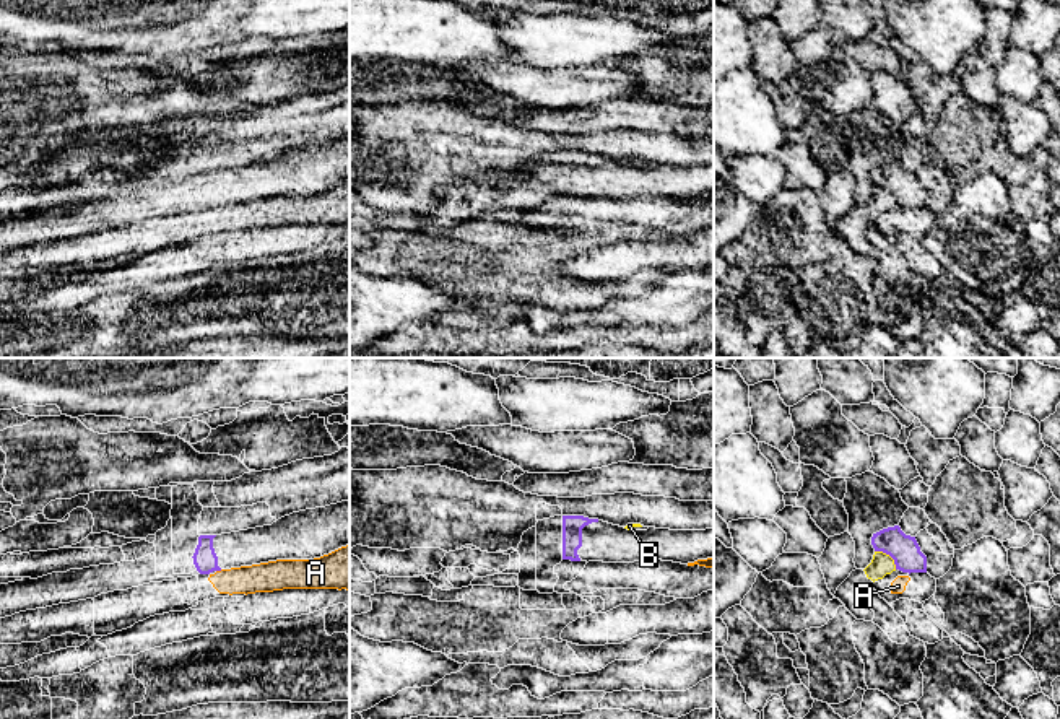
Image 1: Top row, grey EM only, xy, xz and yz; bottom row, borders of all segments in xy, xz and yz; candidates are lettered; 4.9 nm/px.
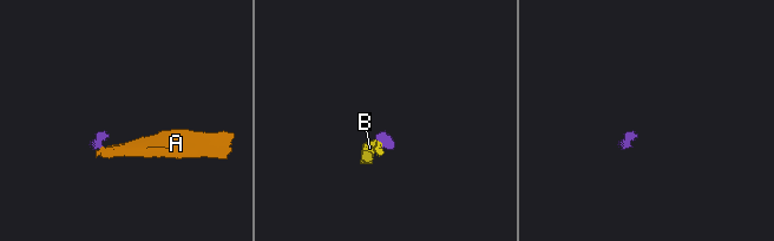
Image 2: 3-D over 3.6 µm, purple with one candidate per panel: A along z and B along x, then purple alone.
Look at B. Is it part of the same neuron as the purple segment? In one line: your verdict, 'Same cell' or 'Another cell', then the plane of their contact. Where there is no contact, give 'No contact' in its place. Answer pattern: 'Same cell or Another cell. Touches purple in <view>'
Another cell. Touches purple in yz

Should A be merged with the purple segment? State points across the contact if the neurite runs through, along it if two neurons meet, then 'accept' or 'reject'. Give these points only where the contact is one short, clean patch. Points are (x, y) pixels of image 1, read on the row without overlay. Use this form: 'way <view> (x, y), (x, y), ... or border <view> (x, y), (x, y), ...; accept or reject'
border xy (221, 205), (217, 207); reject

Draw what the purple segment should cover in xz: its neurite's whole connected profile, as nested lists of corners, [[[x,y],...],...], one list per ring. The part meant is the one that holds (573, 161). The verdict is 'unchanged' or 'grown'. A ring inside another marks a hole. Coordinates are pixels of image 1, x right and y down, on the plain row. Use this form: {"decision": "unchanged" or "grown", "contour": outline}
{"decision": "grown", "contour": [[[563,151],[563,195],[634,198],[662,195],[694,198],[714,194],[714,163],[628,166],[598,155]]]}

